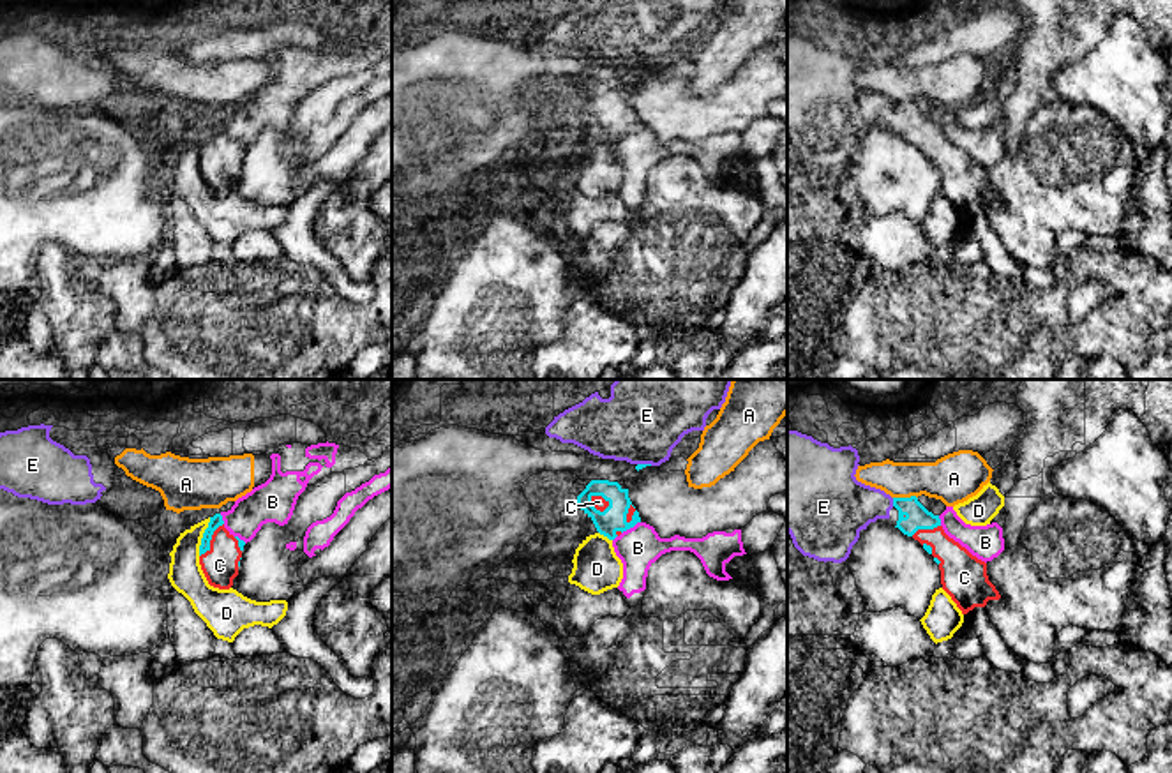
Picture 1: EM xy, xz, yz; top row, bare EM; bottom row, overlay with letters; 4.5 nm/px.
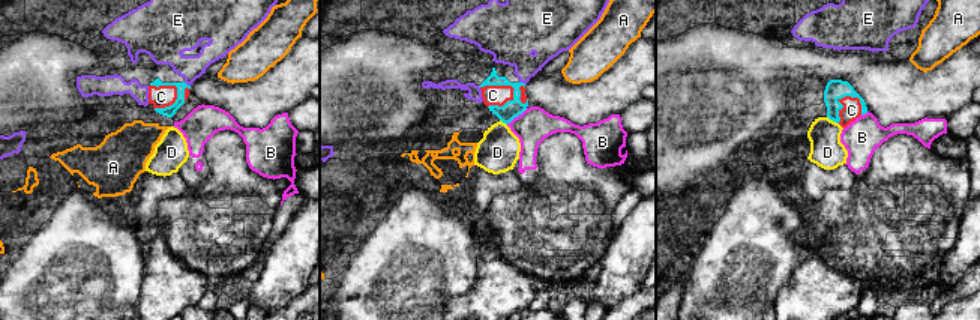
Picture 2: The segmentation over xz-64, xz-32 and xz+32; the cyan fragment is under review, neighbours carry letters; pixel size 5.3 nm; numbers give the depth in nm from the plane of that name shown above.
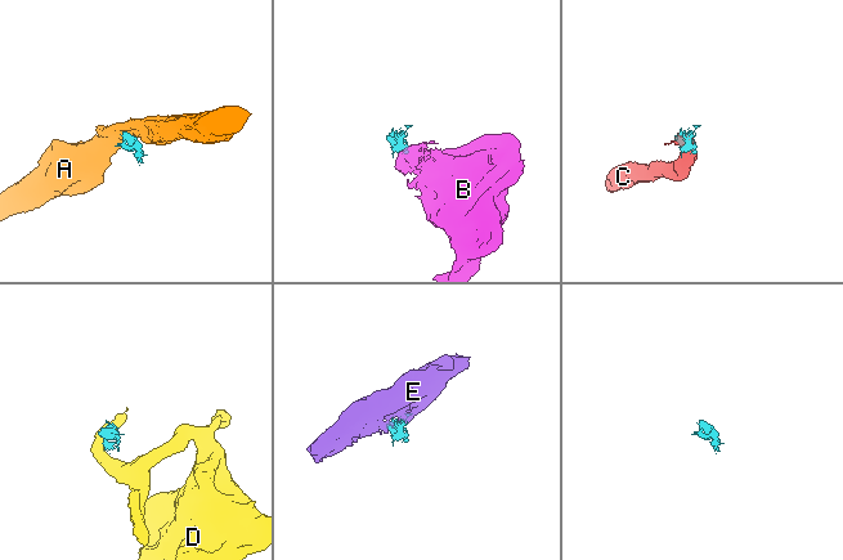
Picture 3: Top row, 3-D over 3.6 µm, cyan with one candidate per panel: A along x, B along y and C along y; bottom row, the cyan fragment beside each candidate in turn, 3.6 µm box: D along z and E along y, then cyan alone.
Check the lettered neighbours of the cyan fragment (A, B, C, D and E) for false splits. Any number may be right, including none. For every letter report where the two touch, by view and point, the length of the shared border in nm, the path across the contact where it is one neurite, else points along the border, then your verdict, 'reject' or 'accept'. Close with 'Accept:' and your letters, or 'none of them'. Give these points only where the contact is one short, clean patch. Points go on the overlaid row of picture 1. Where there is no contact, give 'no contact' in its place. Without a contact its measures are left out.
A: contact yz (904, 498); length 110 nm; border yz (916, 496), (894, 498); reject
B: contact xz (631, 526); length 110 nm; border xz (639, 521), (622, 533); reject
C: contact xz (601, 495); length 100 nm; accept
D: contact xy (203, 537); length 190 nm; border xy (210, 517), (198, 555); reject
E: contact yz (894, 502); length 40 nm; accept
Accept: C, E

